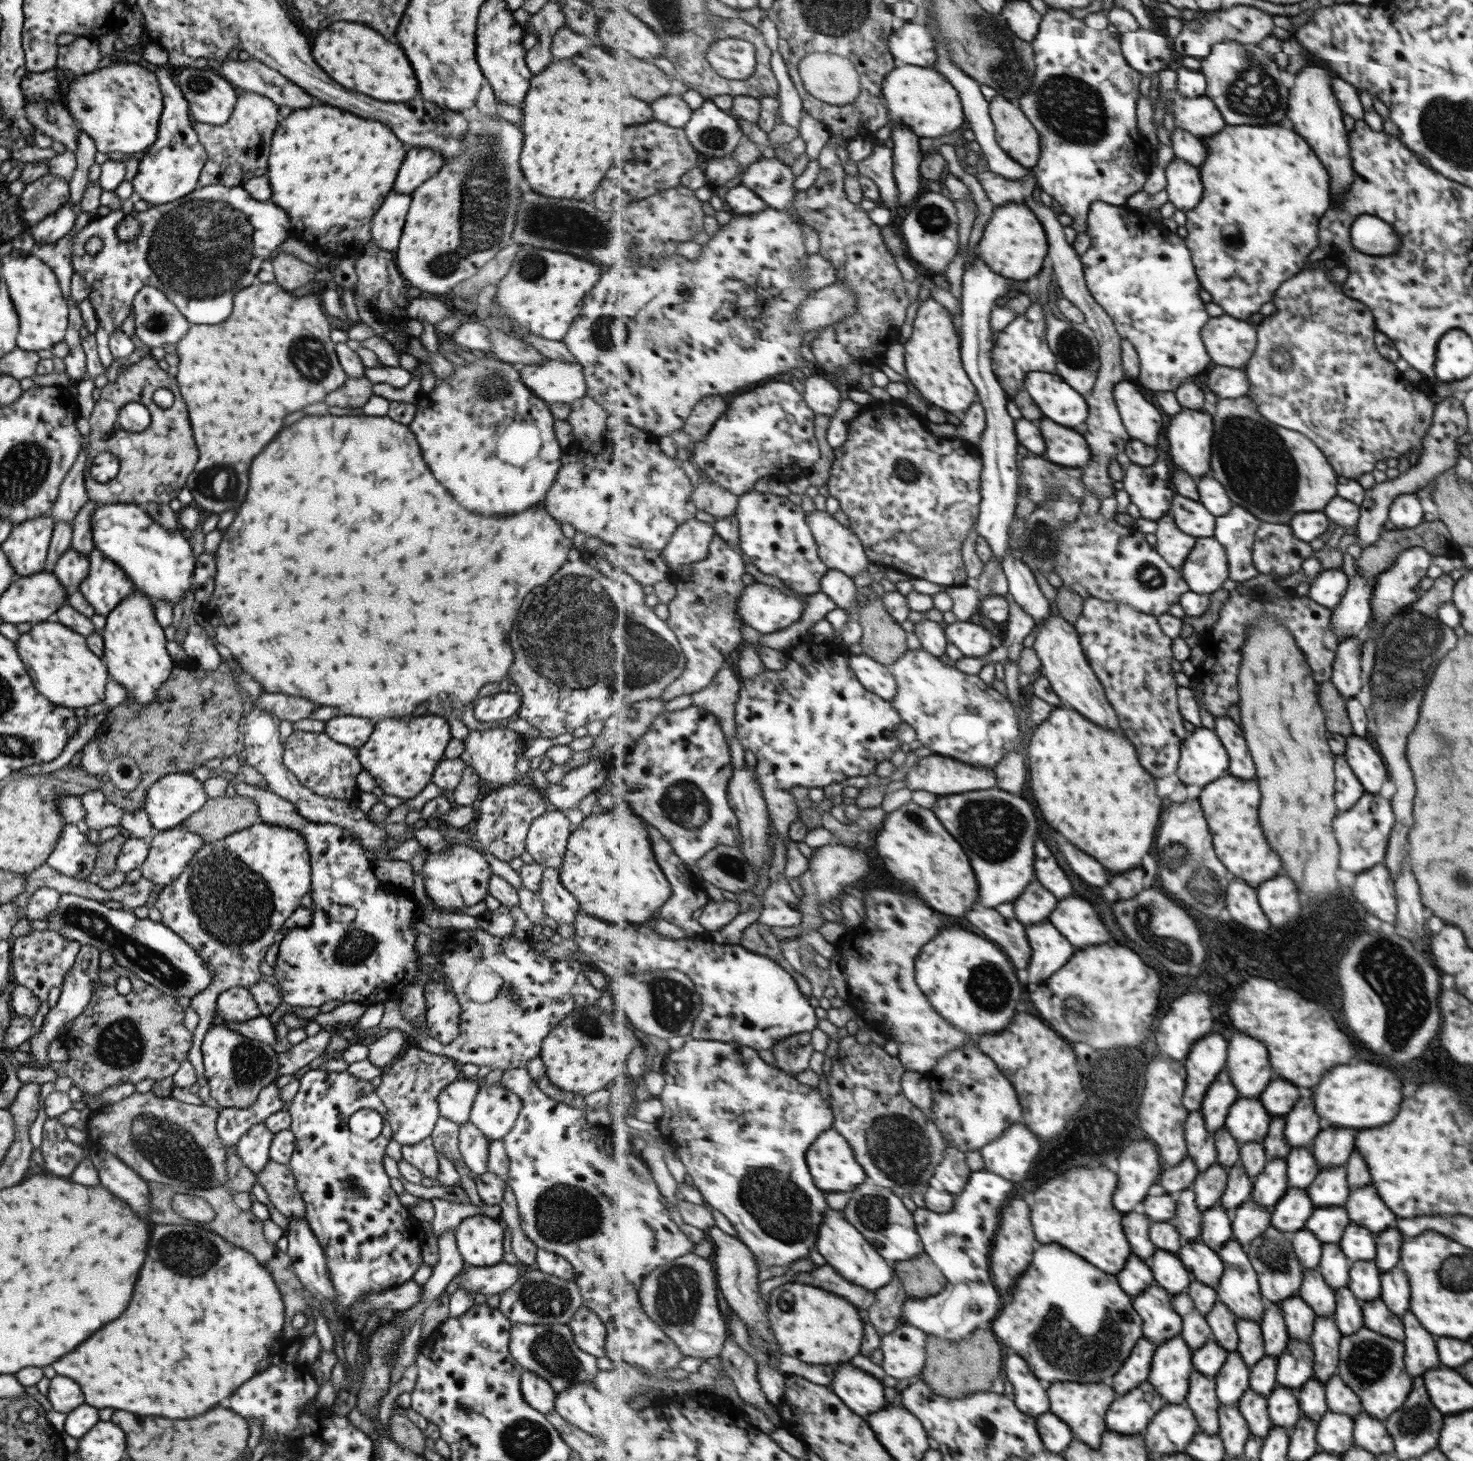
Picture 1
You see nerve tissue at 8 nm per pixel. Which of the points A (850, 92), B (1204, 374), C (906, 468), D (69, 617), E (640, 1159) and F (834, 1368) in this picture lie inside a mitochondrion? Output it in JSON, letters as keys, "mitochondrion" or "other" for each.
{"A":"other","B":"other","C":"mitochondrion","D":"other","E":"other","F":"other"}

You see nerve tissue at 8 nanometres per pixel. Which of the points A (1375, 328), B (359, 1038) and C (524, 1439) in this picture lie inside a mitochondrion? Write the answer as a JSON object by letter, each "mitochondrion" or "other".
{"A":"other","B":"other","C":"mitochondrion"}

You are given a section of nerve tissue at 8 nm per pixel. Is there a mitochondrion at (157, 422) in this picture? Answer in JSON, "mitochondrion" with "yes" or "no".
{"mitochondrion":"no"}

